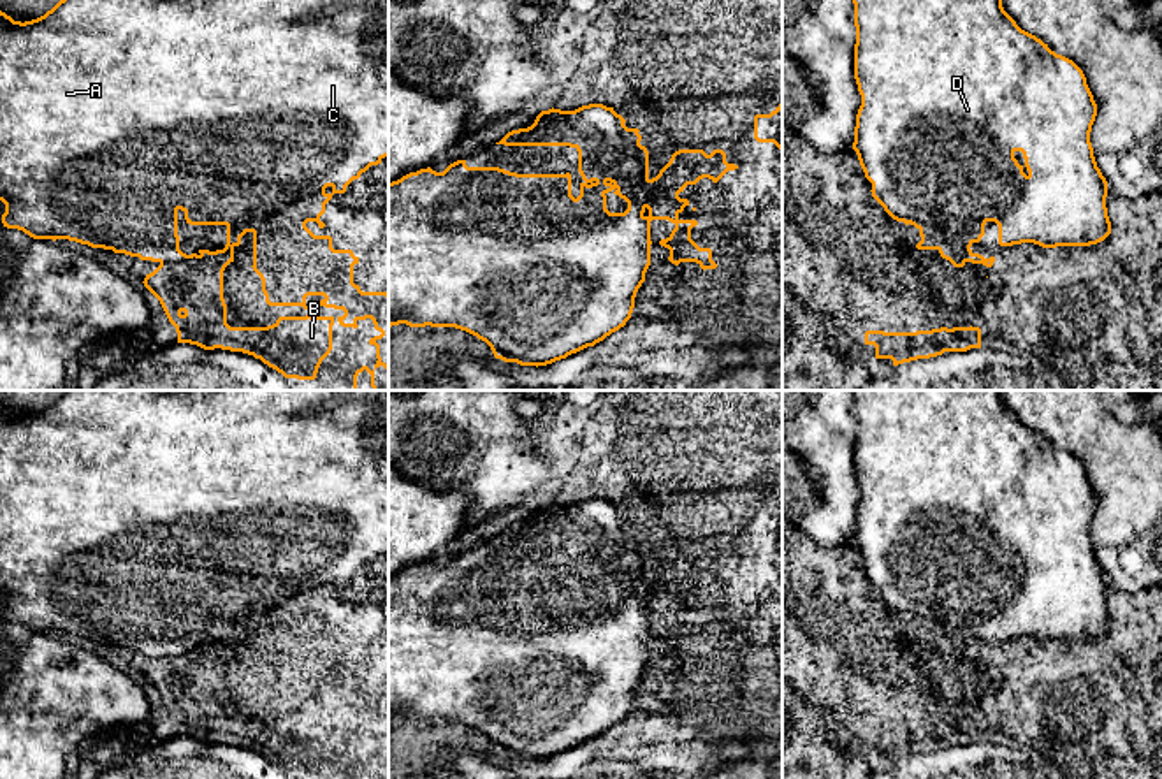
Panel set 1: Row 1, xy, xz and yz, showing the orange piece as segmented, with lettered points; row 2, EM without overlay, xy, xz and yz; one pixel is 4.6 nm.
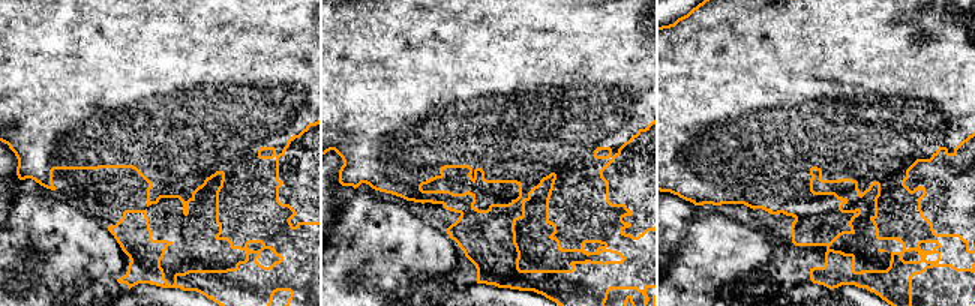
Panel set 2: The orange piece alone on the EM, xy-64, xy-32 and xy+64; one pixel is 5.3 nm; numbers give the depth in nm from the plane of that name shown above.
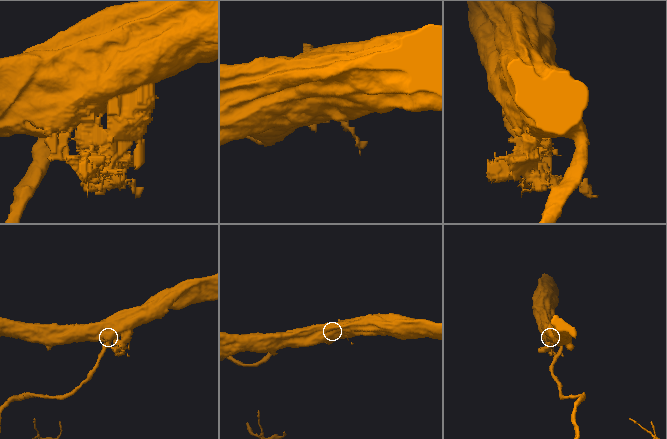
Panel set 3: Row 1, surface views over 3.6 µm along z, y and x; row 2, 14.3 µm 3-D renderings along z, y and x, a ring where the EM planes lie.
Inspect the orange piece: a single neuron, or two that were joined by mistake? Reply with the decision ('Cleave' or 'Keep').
Keep

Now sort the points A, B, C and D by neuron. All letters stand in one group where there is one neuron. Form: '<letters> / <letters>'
A B C D

